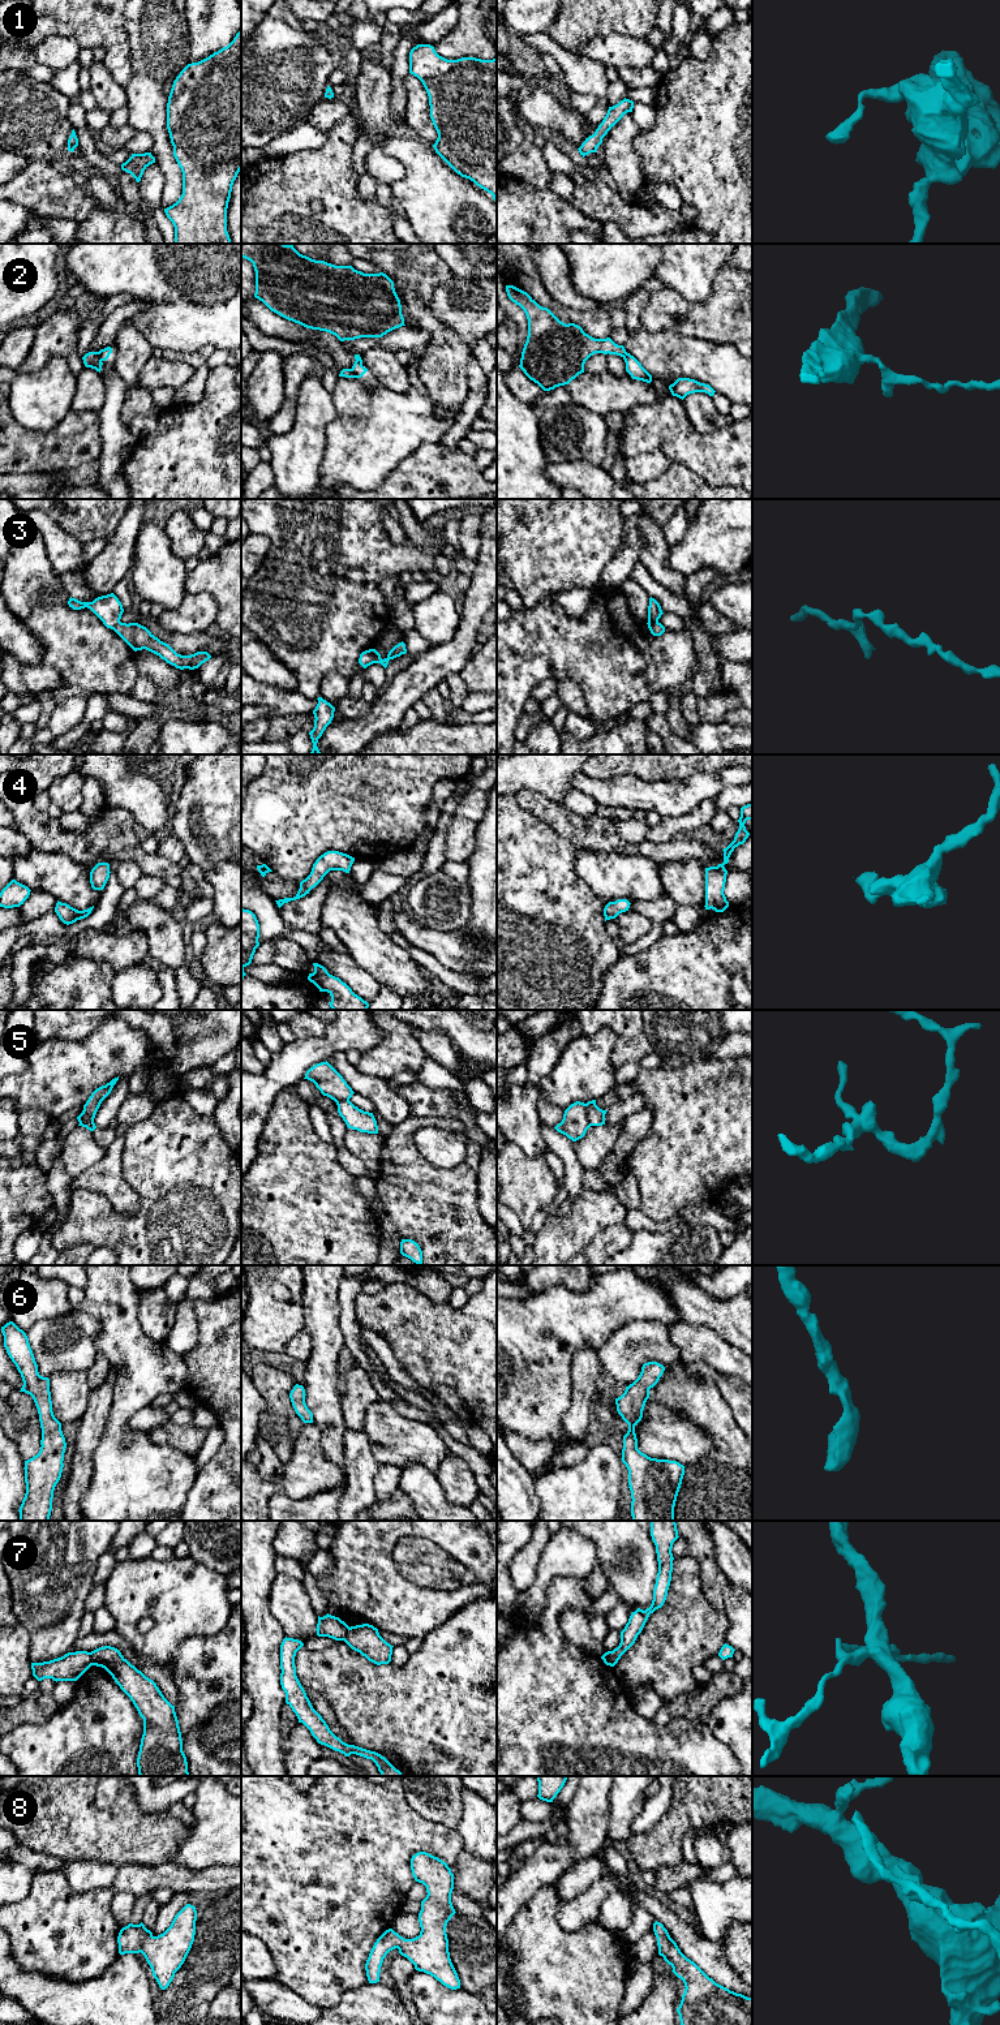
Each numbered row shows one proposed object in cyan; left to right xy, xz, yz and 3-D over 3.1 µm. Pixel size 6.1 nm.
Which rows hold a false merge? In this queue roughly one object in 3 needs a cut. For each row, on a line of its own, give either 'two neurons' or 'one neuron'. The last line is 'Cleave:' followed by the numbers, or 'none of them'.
1: one neuron
2: two neurons
3: two neurons
4: one neuron
5: two neurons
6: one neuron
7: two neurons
8: one neuron
Cleave: 2, 3, 5, 7

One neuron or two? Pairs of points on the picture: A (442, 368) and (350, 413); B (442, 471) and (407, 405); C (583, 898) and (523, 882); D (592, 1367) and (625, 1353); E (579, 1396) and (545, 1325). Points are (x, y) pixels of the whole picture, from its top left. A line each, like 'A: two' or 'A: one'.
A: two
B: two
C: one
D: two
E: two

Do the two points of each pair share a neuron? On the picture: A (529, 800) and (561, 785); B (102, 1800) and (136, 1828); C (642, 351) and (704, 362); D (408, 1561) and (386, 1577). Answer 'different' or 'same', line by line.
A: different
B: different
C: same
D: different

